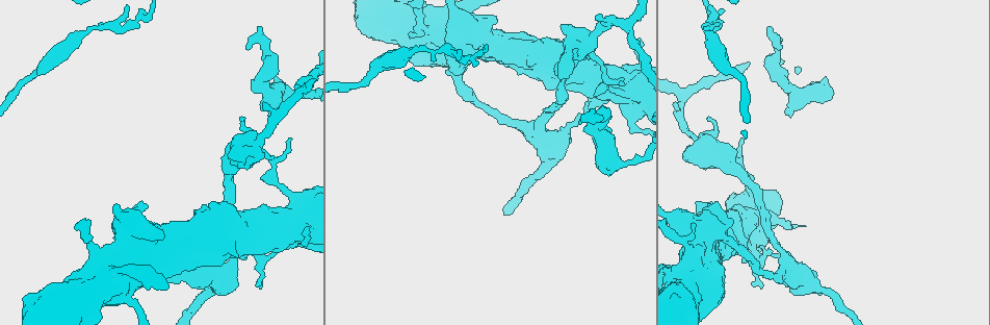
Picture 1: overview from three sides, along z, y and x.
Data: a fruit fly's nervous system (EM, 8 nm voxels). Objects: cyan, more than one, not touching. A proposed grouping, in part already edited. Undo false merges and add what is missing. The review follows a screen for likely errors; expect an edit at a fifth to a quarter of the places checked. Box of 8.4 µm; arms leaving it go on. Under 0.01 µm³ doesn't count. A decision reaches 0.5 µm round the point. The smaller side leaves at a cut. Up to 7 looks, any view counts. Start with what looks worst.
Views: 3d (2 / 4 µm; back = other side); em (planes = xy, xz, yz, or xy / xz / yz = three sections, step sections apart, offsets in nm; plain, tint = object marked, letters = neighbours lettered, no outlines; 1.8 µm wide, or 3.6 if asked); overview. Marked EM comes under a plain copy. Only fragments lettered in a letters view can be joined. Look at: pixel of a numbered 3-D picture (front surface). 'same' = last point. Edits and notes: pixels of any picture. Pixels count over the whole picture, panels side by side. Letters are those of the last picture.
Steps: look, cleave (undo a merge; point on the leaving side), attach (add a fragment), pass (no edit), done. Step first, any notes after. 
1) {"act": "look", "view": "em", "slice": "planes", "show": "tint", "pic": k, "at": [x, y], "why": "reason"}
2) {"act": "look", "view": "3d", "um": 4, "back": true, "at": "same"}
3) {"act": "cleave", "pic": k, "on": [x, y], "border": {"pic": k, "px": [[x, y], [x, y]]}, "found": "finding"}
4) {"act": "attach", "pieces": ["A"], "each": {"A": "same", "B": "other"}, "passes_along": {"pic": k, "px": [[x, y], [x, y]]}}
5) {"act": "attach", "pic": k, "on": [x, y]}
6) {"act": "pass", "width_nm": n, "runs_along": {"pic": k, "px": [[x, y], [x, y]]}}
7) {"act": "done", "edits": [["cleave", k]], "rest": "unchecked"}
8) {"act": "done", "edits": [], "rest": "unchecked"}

{"act": "look", "view": "3d", "um": 2, "pic": 1, "at": [247, 49], "why": "branch stops here"}

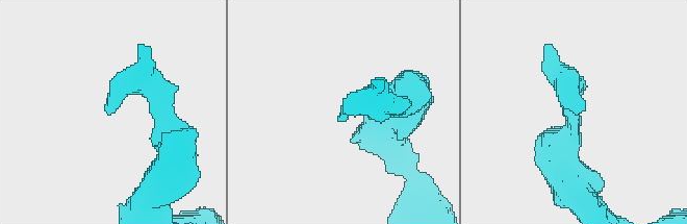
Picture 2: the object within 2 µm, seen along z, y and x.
{"act": "look", "view": "em", "slice": "xy", "step": 8, "show": "letters", "pic": 2, "at": [578, 111], "why": "shape alone is not enough"}

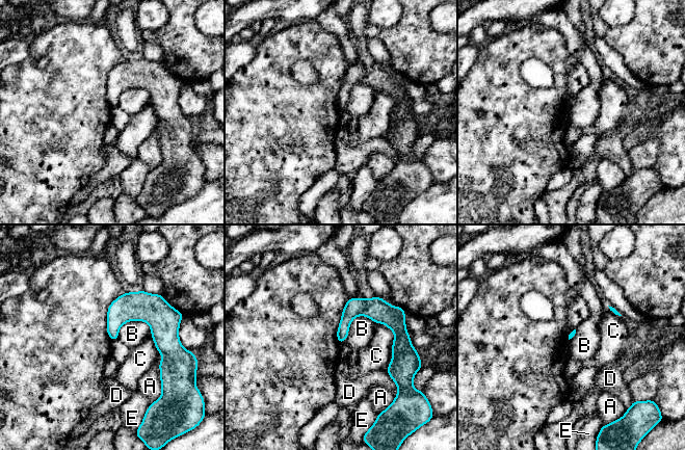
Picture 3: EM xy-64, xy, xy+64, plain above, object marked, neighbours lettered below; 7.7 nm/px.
{"act": "look", "view": "em", "slice": "xz", "step": 4, "show": "letters", "at": "same", "why": "another direction"}

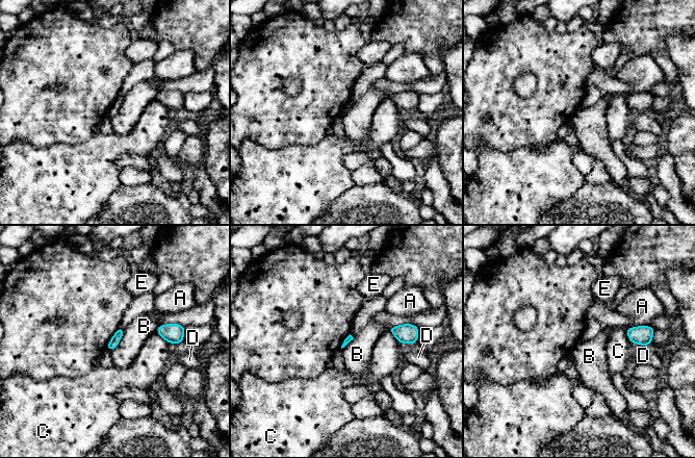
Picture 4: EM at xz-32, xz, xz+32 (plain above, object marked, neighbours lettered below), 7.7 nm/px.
{"act": "pass", "longest_contact_nm": ["B", 220], "each": {"A": "other", "B": "other", "C": "other", "D": "other", "E": "other"}, "found": "no lettered fragment goes on from it"}

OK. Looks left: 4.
{"act": "look", "view": "em", "um": 3.6, "slice": "planes", "show": "tint", "pic": 1, "at": [127, 243], "why": "sharp bend"}

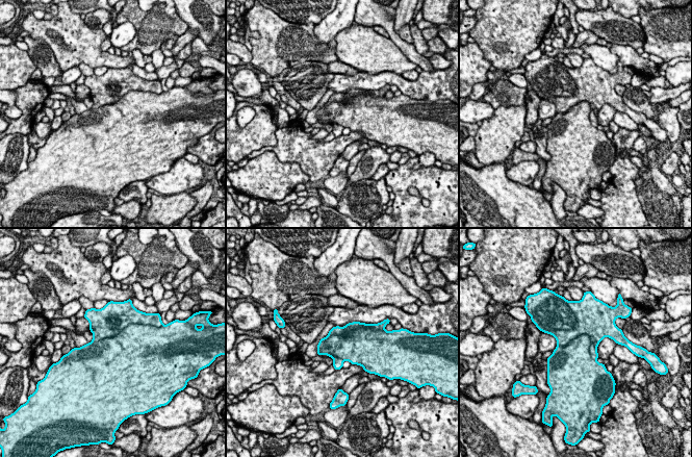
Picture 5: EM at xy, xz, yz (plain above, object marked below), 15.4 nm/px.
{"act": "look", "view": "em", "um": 3.6, "slice": "planes", "show": "letters", "at": "same"}

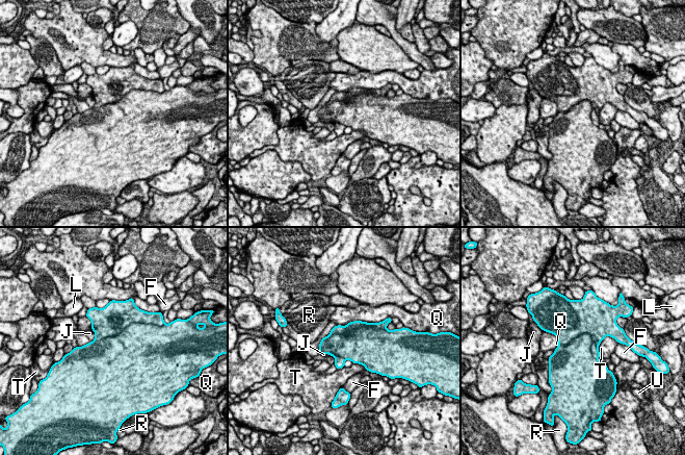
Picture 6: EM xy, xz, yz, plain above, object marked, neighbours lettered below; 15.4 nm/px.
{"act": "cleave", "pic": 6, "on": [598, 321], "width_nm": 600, "each": {"F": "other", "J": "other", "L": "other", "Q": "other", "R": "other", "T": "other", "U": "other"}, "border": {"pic": 6, "px": [[559, 345], [587, 333], [598, 359]]}, "found": "a second neuron is stuck on"}

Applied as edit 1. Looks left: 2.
{"act": "look", "view": "em", "slice": "planes", "show": "letters", "pic": 1, "at": [85, 33], "why": "sudden change in width"}

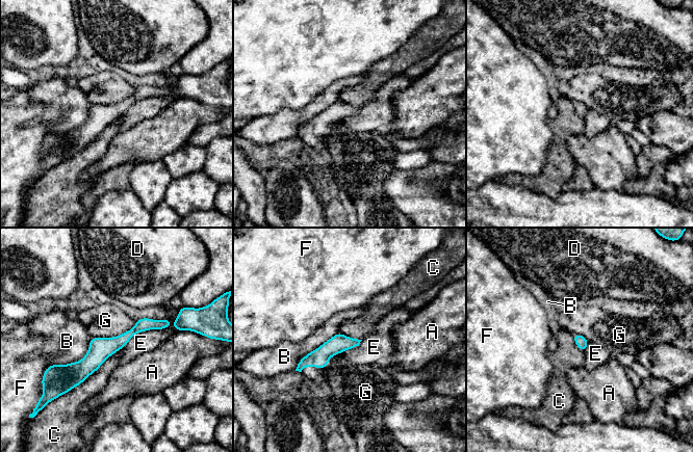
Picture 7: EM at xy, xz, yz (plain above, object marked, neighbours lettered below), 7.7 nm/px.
{"act": "pass", "width_nm": 90, "each": {"A": "other", "B": "other", "C": "other", "D": "other", "E": "other", "F": "other", "G": "other"}, "border": {"pic": 7, "px": [[179, 311], [118, 350]]}, "found": "all the same neuron"}

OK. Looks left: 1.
{"act": "done", "edits": [["cleave", 6]], "rest": "unchecked"}

